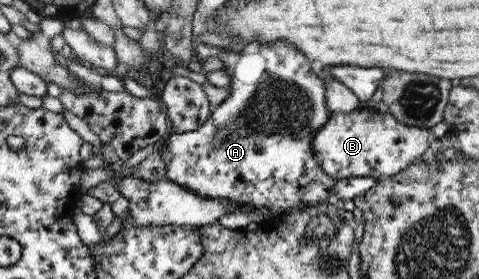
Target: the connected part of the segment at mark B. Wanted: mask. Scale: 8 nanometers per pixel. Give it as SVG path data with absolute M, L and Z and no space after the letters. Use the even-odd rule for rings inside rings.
M371 106L358 108L353 112L343 113L337 111L320 128L314 136L314 150L321 169L333 179L345 179L350 177L363 177L379 179L381 177L394 177L405 170L412 162L415 162L429 150L431 140L431 128L409 126L399 122L390 112L379 112Z

